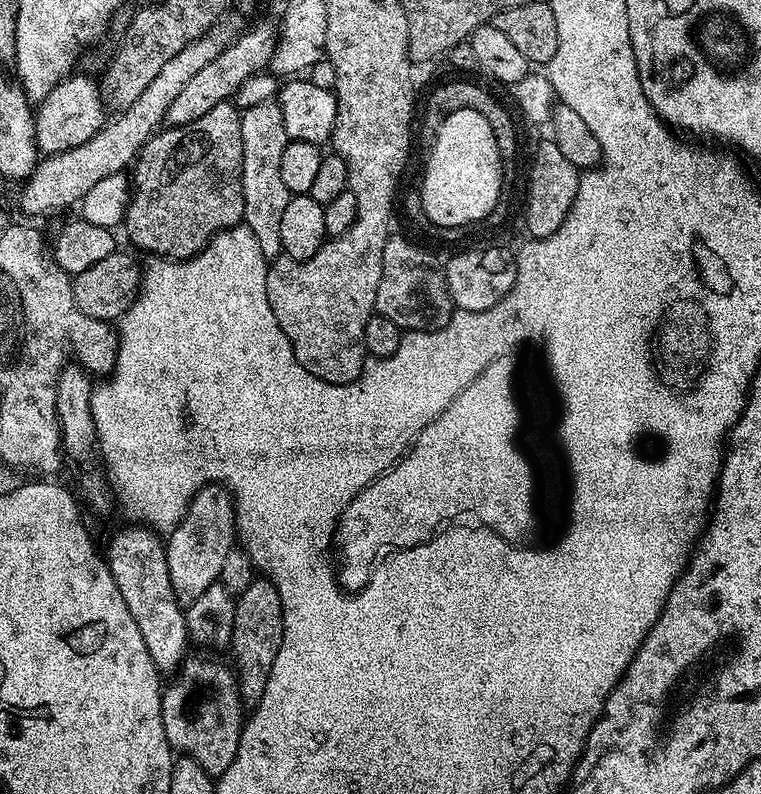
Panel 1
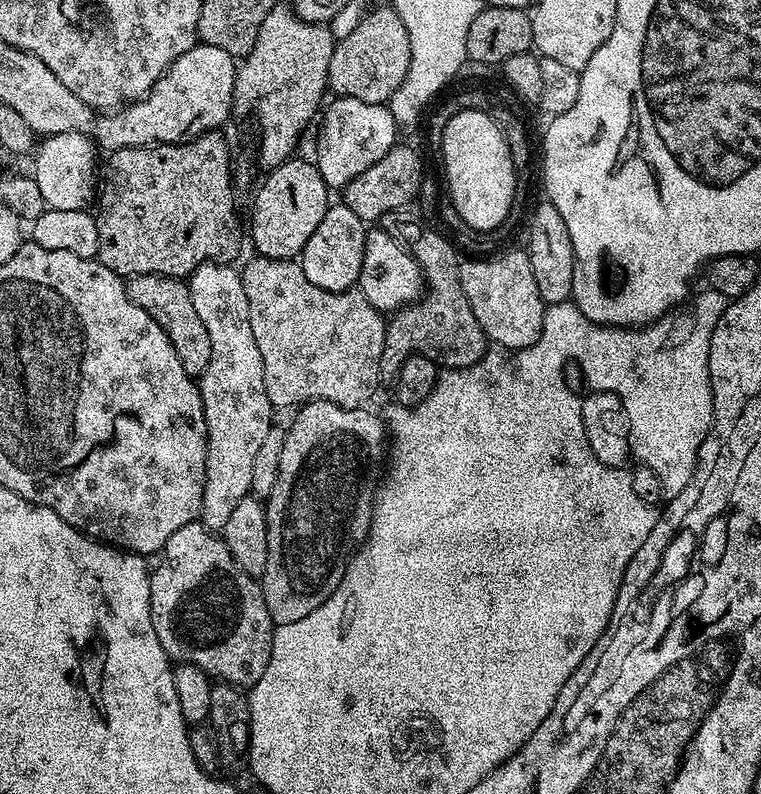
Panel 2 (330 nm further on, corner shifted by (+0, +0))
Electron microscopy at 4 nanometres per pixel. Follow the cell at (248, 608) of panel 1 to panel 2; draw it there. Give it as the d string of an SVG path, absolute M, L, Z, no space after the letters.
M309 400L295 413L292 425L287 425L278 482L266 499L266 570L258 578L273 625L298 622L326 602L342 582L356 549L368 538L373 496L386 468L386 424L368 411L367 407L343 408L334 402Z

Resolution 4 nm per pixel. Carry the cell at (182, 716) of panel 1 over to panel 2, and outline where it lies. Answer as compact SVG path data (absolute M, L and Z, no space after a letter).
M199 522L174 530L158 559L148 578L150 614L169 660L198 666L213 681L252 689L270 662L274 629L259 579L234 562L223 535Z

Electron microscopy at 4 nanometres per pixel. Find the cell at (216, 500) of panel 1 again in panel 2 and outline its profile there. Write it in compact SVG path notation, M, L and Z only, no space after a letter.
M203 264L195 268L186 280L190 298L194 298L194 310L198 310L198 318L202 318L202 326L206 326L210 334L210 366L206 366L198 380L208 427L206 486L198 520L213 530L223 530L238 502L251 493L254 458L266 434L274 426L274 409L270 398L266 398L266 382L262 378L262 354L258 354L258 342L254 342L254 329L250 327L250 302L246 302L240 272L234 269L226 264Z

